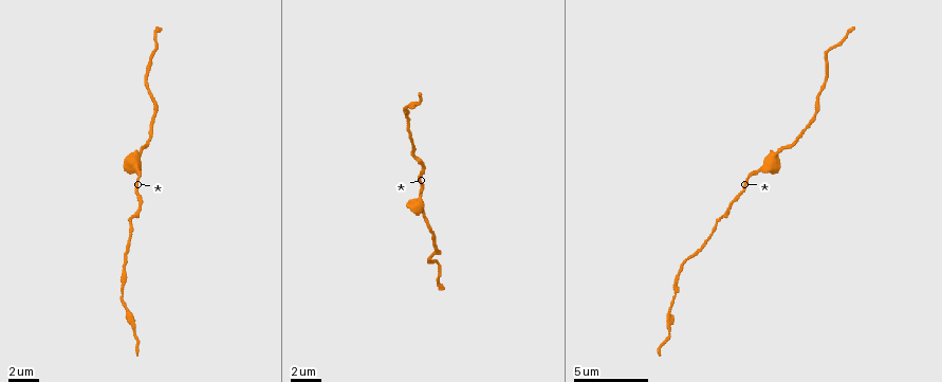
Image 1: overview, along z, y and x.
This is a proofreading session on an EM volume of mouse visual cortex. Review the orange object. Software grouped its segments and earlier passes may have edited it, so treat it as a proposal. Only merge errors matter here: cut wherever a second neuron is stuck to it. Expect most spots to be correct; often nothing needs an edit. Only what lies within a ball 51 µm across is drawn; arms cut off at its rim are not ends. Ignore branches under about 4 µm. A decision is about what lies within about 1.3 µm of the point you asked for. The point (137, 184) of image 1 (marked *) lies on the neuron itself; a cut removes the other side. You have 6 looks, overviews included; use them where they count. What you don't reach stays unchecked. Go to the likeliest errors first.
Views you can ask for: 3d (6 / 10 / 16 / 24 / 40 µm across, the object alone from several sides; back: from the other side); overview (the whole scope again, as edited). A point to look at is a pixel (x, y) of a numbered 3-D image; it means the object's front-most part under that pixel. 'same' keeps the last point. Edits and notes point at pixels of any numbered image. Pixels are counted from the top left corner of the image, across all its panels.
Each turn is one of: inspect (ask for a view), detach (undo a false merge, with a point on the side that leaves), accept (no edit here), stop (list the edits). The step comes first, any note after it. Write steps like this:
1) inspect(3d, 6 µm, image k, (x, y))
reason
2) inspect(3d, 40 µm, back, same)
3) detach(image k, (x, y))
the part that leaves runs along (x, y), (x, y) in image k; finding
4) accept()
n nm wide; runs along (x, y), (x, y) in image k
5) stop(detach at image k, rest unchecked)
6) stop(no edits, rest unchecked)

inspect(3d, 10 µm, image 1, (142, 148))
thick turns thin

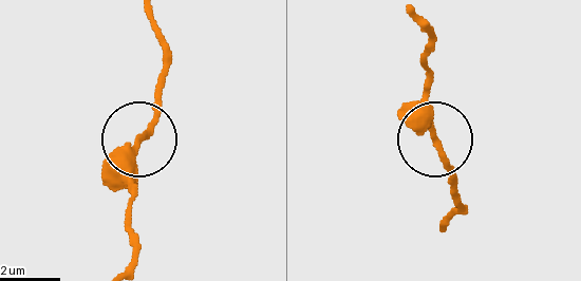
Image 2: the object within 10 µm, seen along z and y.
accept()
one neuron here

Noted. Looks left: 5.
inspect(3d, 10 µm, image 1, (725, 212))
sudden change in width

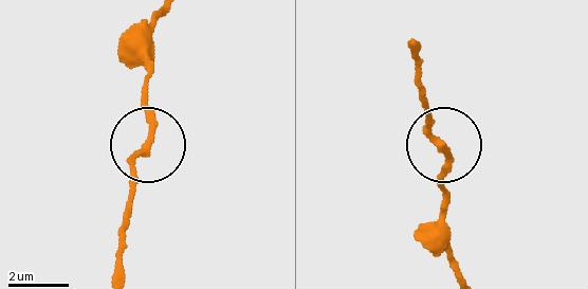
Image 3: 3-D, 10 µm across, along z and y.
accept()
runs along (148, 92), (148, 143), (125, 216) in image 3; all the same neuron

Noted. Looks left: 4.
inspect(3d, 16 µm, image 1, (675, 298))
a narrow waist

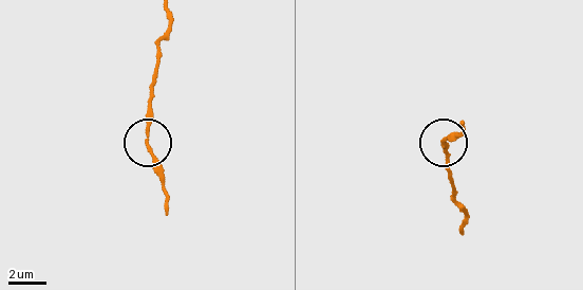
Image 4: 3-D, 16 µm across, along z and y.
accept()
runs along (168, 13), (149, 107), (149, 145), (163, 191) in image 4; continuous, no second neuron

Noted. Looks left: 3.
stop(no edits, rest unchecked)

